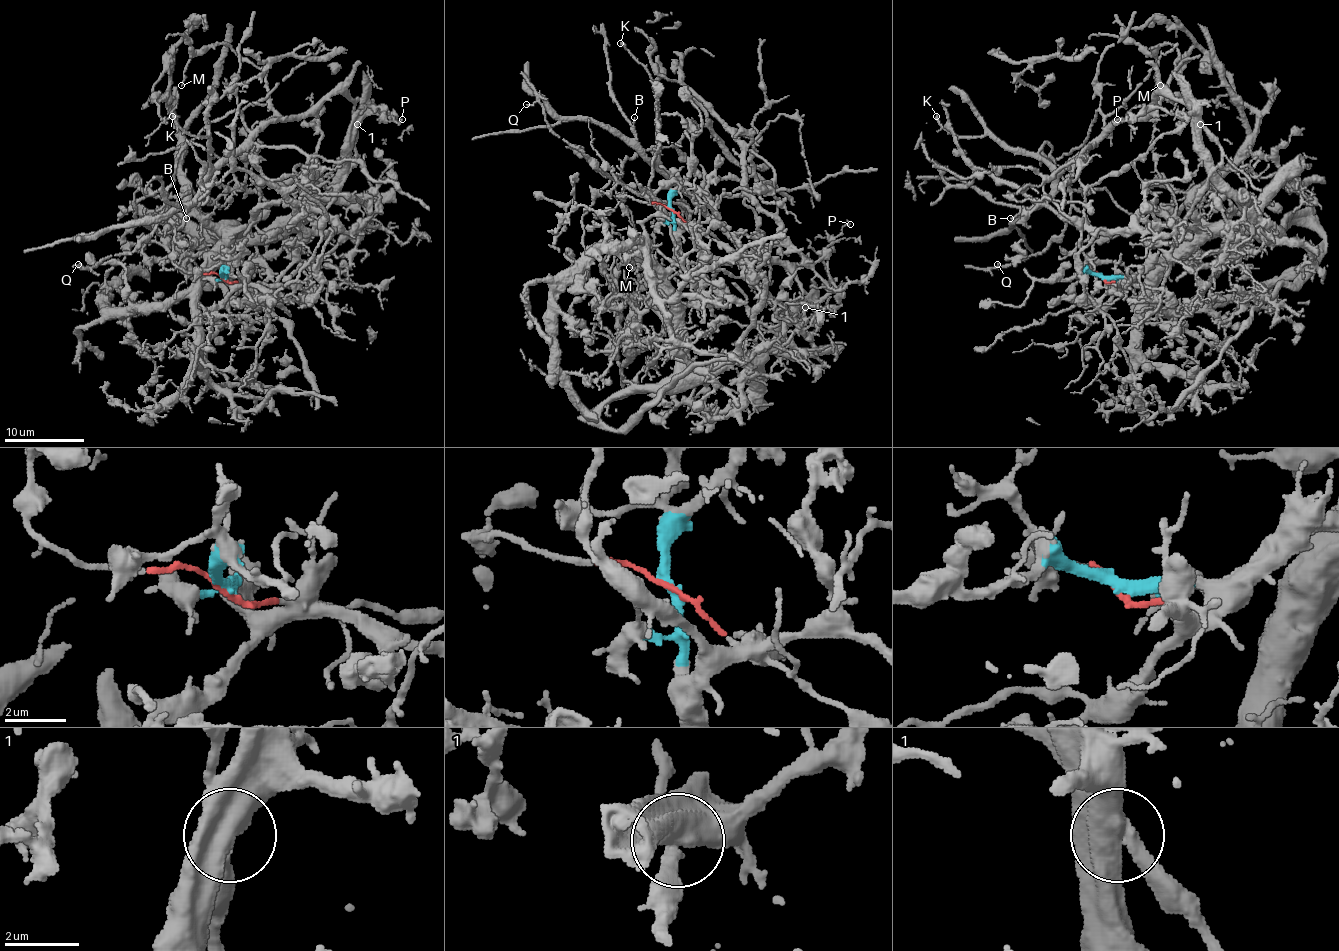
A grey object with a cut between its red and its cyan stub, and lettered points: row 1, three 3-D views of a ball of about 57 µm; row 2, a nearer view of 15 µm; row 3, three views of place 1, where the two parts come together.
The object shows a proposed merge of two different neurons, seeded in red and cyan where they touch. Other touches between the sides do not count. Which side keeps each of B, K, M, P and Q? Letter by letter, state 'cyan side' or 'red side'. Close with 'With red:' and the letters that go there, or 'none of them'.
B: red side
K: red side
M: red side
P: cyan side
Q: red side
With red: B, K, M, Q

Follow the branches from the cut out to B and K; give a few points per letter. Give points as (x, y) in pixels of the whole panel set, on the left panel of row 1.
B: (222, 278), (188, 274), (172, 262), (166, 189), (178, 155), (194, 143), (208, 153), (208, 169), (186, 217)
K: (222, 278), (172, 262), (166, 189), (184, 149), (194, 143), (208, 153), (208, 135), (192, 135), (172, 115)

